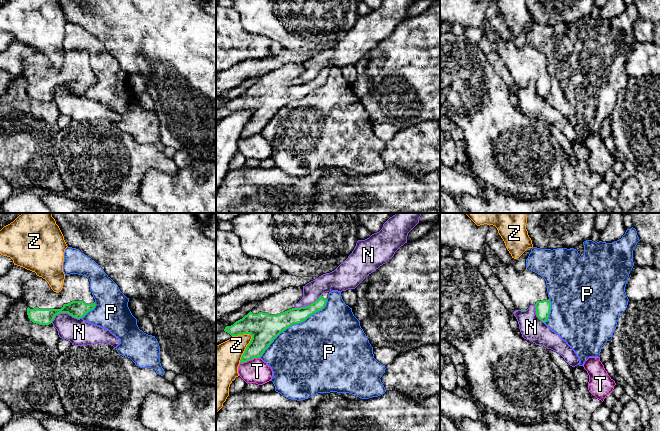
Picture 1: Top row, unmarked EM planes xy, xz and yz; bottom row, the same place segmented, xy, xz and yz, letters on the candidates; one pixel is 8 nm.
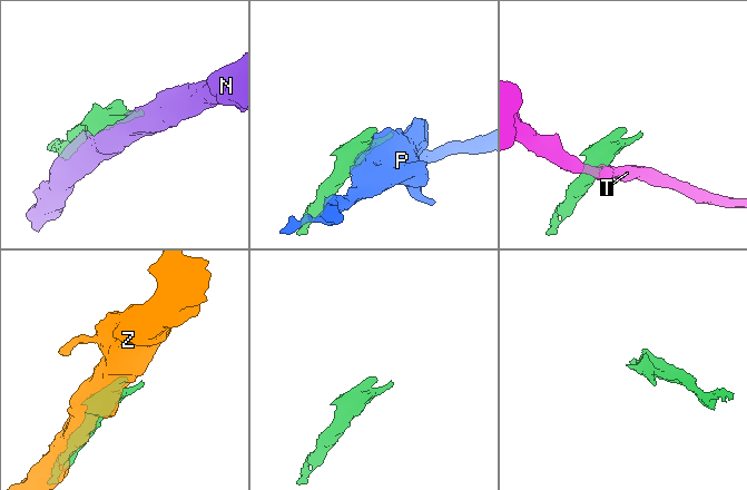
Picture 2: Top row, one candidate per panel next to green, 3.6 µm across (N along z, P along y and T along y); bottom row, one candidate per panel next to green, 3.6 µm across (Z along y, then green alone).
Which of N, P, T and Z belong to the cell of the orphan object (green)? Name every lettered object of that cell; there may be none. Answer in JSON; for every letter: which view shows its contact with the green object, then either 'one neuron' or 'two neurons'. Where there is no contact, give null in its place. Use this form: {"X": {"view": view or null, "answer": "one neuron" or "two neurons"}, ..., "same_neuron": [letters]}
{"N": {"view": "xy", "answer": "two neurons"}, "P": {"view": "xz", "answer": "two neurons"}, "T": {"view": "xz", "answer": "two neurons"}, "Z": {"view": "xz", "answer": "two neurons"}, "same_neuron": []}

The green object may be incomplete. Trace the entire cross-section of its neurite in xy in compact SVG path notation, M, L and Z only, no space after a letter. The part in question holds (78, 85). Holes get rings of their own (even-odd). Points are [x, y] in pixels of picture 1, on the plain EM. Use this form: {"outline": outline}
{"outline": "M78 50L66 51L63 64L59 69L54 68L45 55L36 52L24 59L20 75L28 82L27 91L30 97L39 101L51 100L55 92L60 89L68 89L72 93L80 95L96 82L90 66L89 55Z"}

